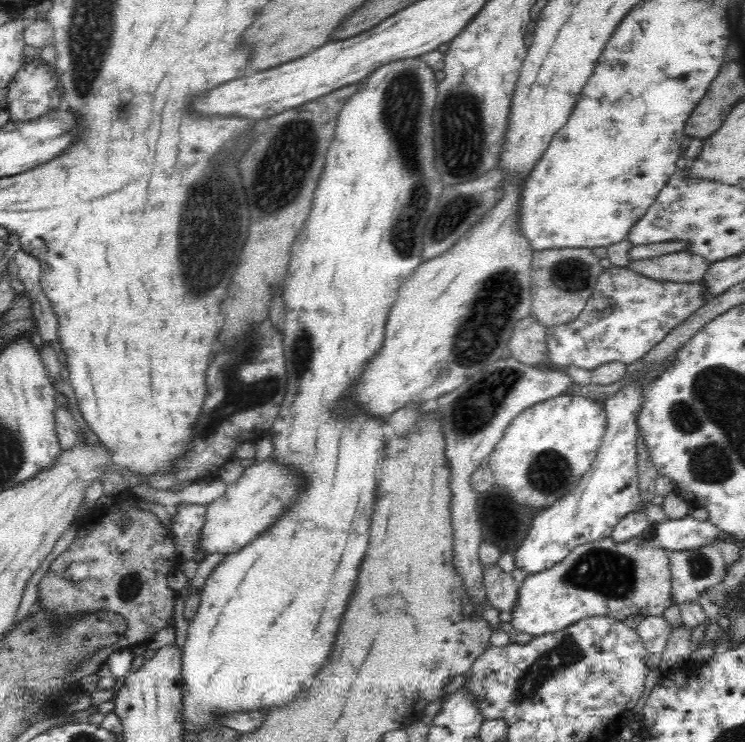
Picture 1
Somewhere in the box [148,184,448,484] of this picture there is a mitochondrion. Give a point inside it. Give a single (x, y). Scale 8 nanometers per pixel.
(210, 224)

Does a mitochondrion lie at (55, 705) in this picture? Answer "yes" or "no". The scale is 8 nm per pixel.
no

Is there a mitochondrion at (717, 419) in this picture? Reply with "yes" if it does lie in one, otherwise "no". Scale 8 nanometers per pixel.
yes

